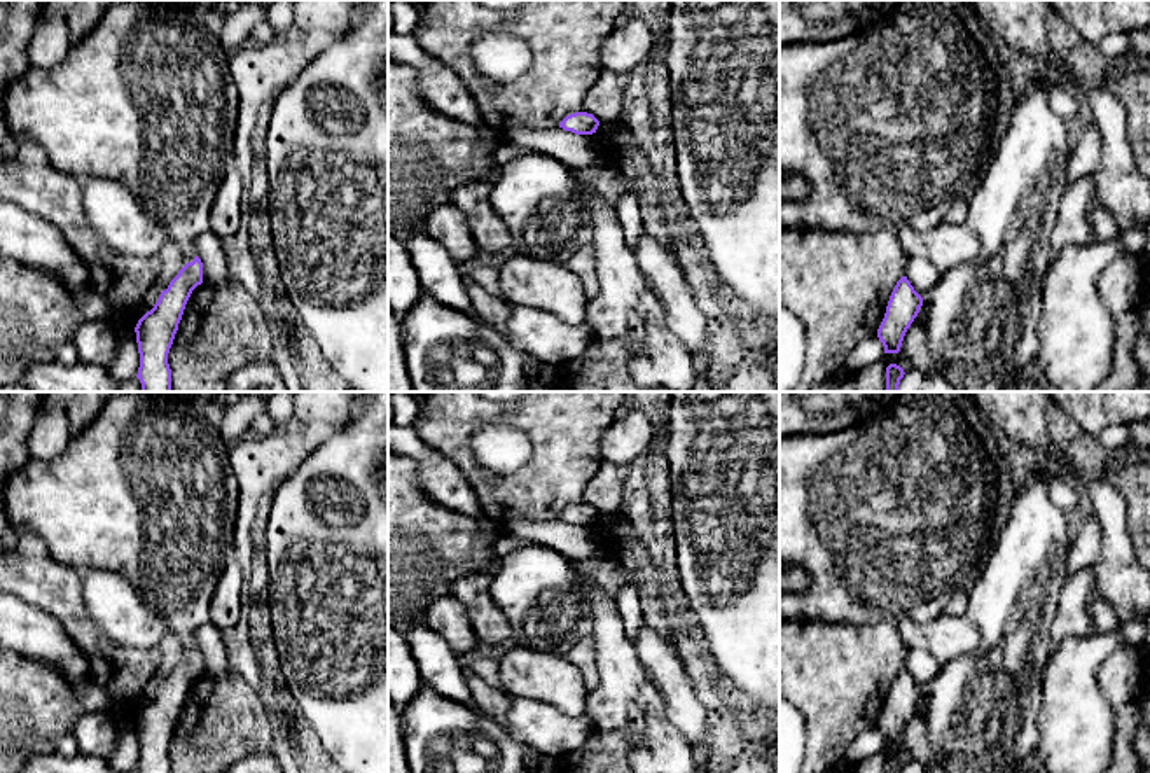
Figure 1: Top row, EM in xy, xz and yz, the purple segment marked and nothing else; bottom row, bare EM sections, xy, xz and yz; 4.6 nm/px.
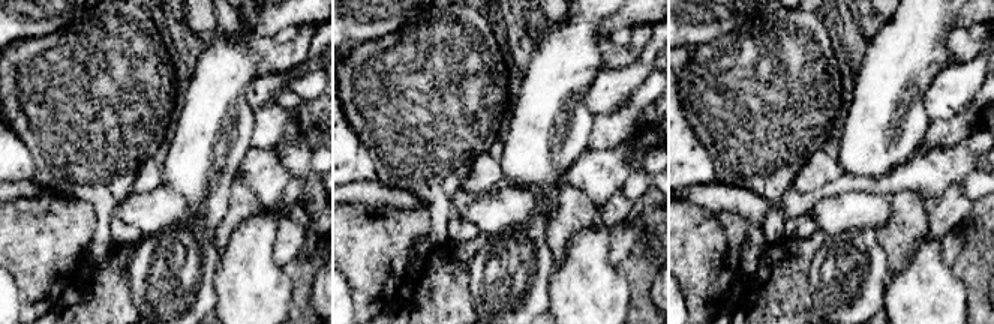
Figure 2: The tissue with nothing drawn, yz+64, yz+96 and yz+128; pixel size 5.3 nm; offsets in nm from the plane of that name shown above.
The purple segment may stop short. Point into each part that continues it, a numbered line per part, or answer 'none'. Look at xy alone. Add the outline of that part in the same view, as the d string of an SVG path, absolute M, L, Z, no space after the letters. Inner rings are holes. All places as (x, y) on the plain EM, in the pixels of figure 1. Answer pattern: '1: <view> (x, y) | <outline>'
1: xy (145, 490) | M135 392L110 393L100 413L77 435L70 437L66 449L49 460L28 460L19 470L12 472L5 481L5 514L14 530L30 530L40 535L54 560L66 567L89 570L112 570L121 574L135 588L136 595L180 637L187 654L196 649L196 630L210 621L210 602L218 577L231 560L231 546L234 542L234 523L238 514L238 481L229 465L229 449L220 435L220 428L208 423L204 413L187 400L159 400Z

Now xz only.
none

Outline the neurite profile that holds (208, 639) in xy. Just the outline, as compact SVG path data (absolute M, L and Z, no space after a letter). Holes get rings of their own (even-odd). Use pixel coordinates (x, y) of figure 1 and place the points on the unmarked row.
M208 621L196 630L194 640L203 654L203 675L218 677L229 672L224 631Z

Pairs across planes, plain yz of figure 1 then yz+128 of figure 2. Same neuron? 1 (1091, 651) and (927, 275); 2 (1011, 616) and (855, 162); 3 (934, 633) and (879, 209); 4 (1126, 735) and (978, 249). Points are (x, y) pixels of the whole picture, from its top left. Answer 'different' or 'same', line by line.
1: same
2: same
3: same
4: same

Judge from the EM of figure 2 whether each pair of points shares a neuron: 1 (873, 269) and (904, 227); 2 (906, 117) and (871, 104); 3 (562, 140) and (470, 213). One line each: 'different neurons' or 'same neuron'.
1: different neurons
2: same neuron
3: different neurons

